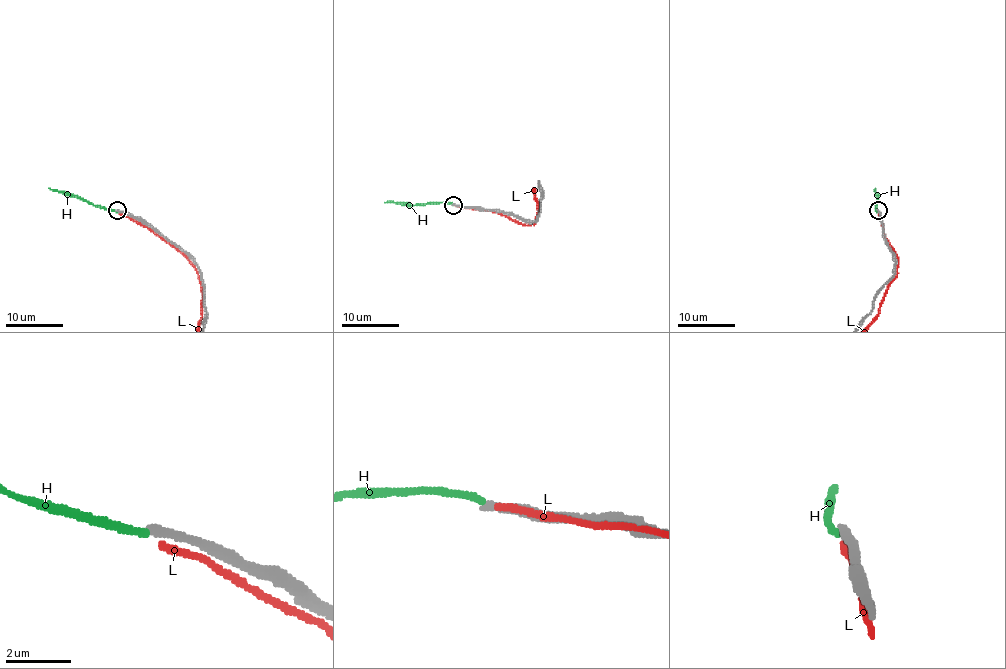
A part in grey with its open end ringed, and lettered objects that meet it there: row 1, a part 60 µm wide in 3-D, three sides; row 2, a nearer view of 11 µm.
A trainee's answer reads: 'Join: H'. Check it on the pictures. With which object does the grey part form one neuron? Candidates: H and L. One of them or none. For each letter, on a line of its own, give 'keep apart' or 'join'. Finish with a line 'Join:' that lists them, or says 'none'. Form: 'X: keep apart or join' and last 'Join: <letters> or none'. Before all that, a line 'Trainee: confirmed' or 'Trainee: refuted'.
Trainee: refuted
H: keep apart
L: keep apart
Join: none

